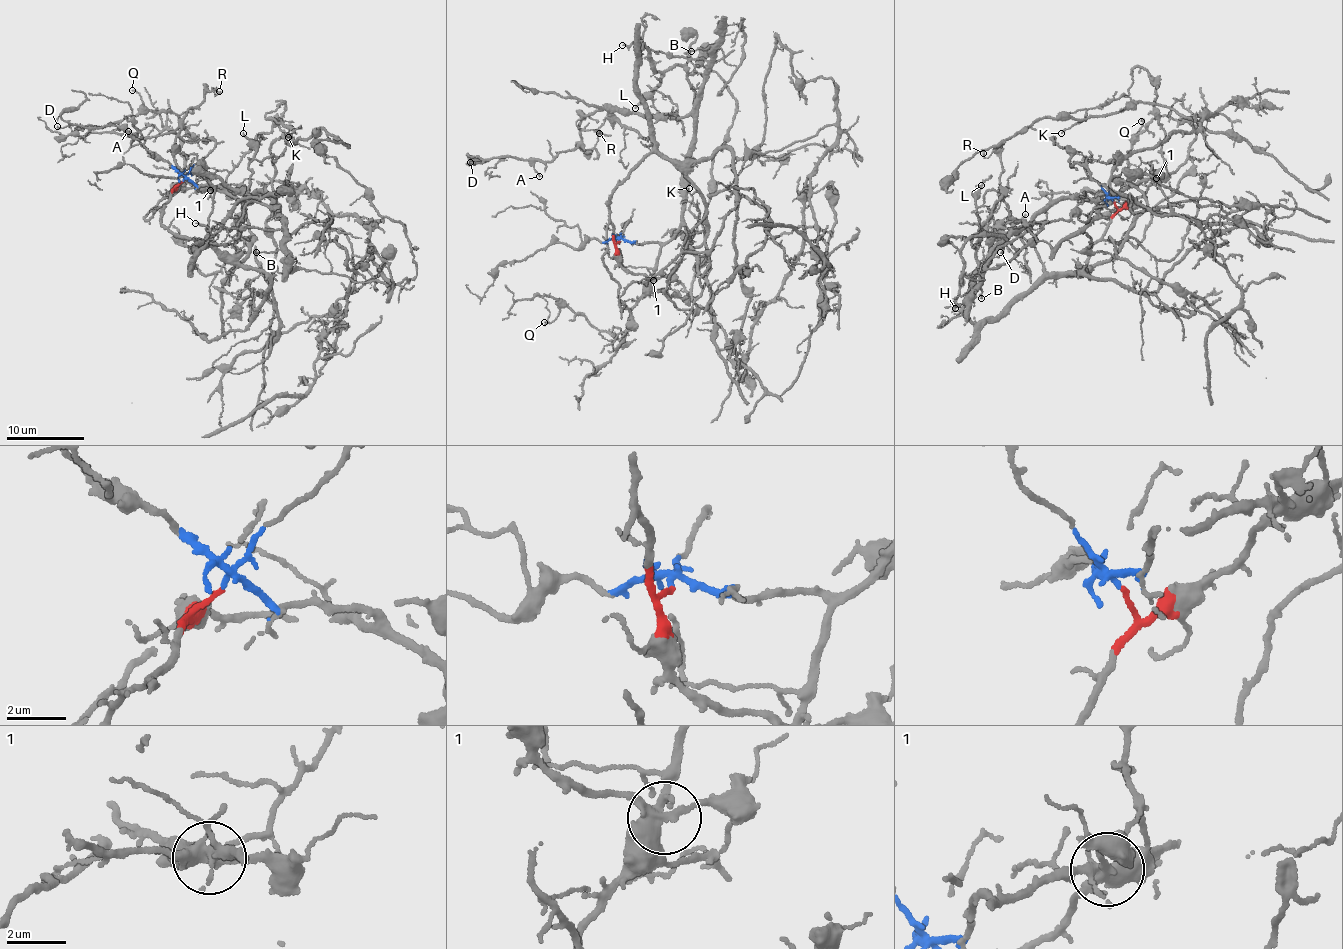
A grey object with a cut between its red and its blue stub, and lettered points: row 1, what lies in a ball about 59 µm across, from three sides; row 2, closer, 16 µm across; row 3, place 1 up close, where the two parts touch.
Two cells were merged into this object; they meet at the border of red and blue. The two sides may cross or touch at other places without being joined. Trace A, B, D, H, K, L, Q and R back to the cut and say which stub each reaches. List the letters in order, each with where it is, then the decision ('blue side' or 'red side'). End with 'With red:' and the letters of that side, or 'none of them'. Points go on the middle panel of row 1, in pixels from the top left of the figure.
A: (539, 176) | blue side
B: (691, 51) | blue side
D: (470, 162) | blue side
H: (622, 45) | red side
K: (689, 188) | blue side
L: (635, 108) | red side
Q: (544, 322) | blue side
R: (599, 133) | blue side
With red: H, L

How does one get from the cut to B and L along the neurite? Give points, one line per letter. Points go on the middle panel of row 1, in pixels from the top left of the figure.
B: (618, 240), (659, 243), (672, 237), (681, 212), (682, 170), (706, 74), (711, 66), (710, 46), (691, 51)
L: (618, 241), (613, 189), (652, 148), (637, 83), (644, 45), (663, 76), (635, 108)

